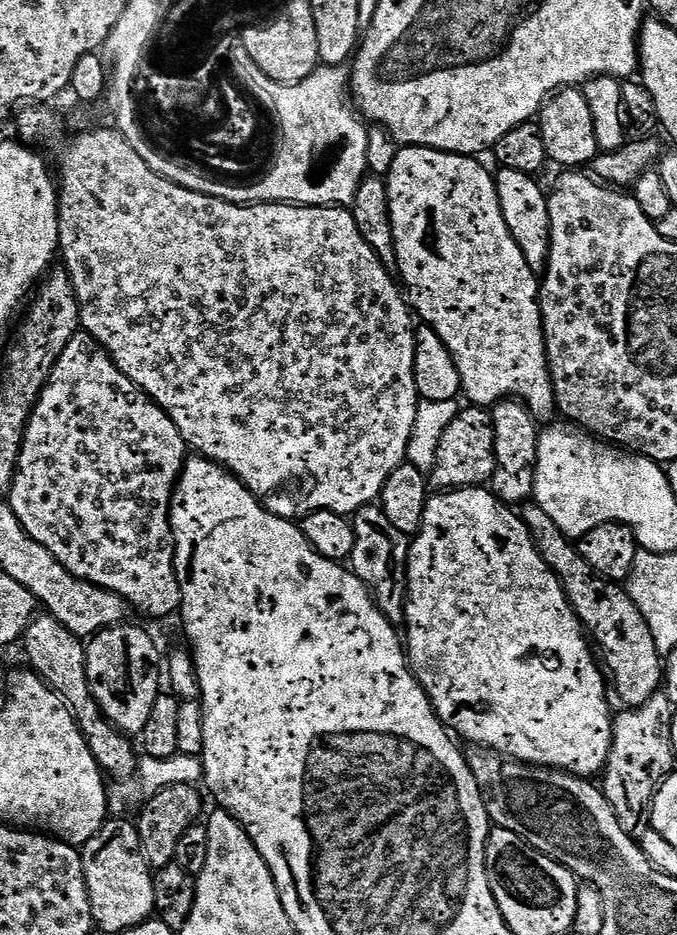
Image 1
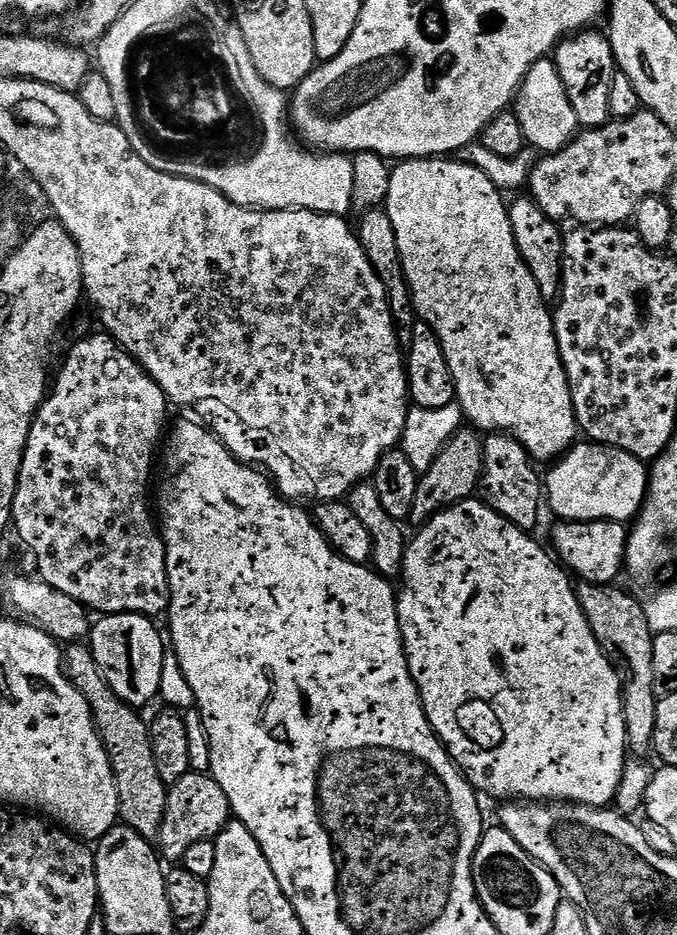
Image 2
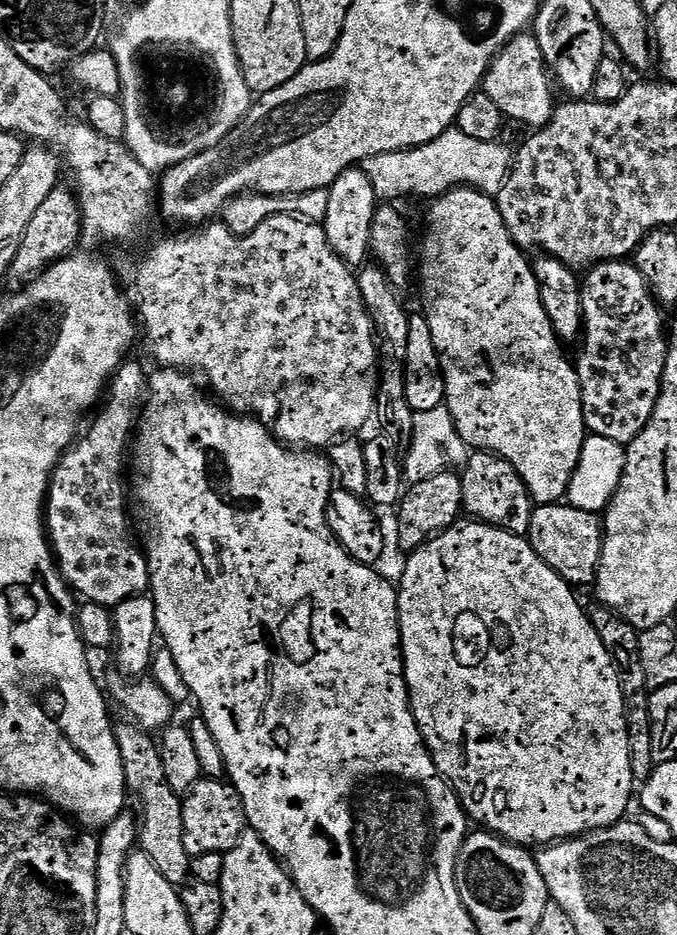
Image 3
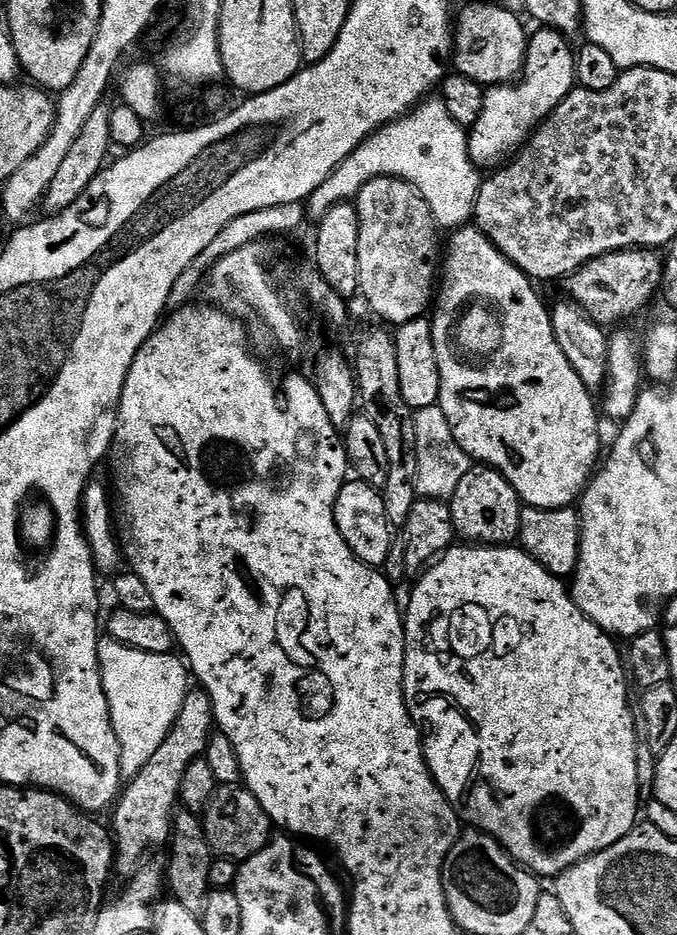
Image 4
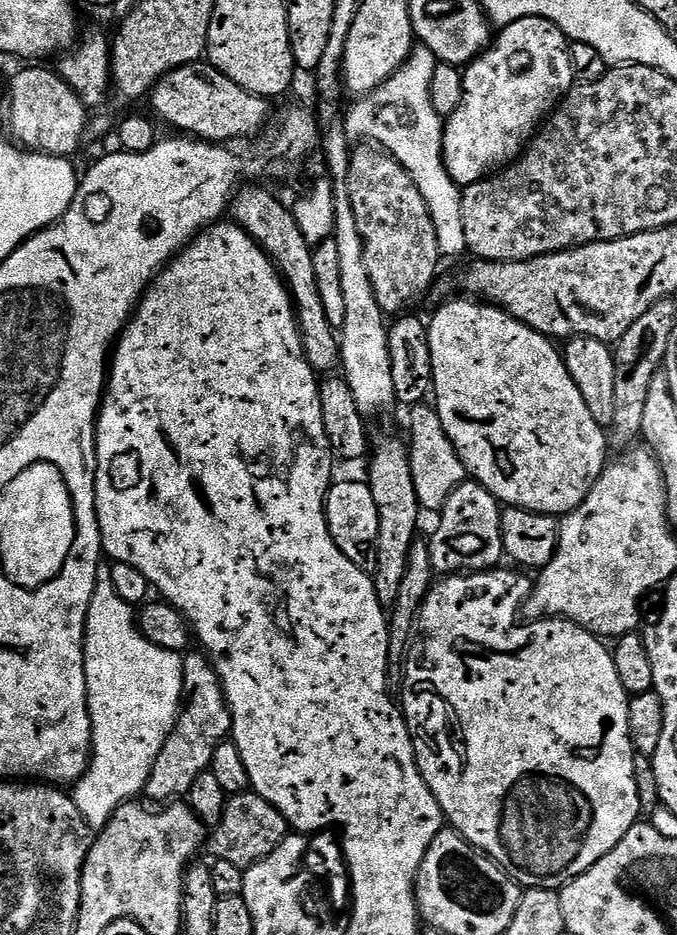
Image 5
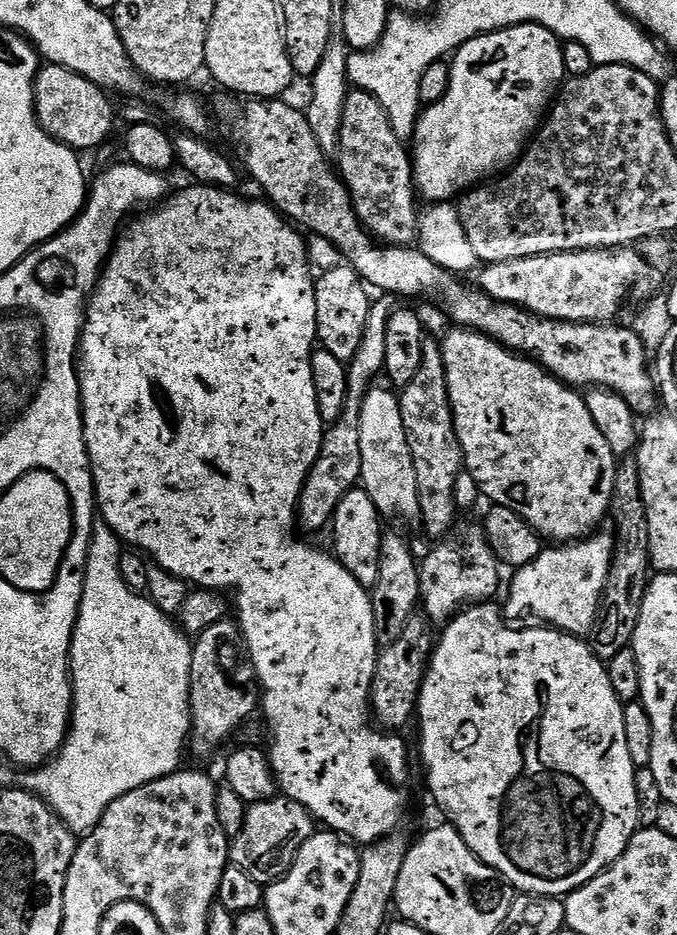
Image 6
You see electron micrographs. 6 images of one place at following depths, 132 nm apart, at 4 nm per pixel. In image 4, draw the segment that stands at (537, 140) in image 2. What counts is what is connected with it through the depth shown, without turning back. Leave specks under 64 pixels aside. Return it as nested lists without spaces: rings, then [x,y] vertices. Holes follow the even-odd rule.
[[[468,4],[454,20],[455,71],[485,86],[513,83],[524,70],[529,33],[508,8],[496,4]]]

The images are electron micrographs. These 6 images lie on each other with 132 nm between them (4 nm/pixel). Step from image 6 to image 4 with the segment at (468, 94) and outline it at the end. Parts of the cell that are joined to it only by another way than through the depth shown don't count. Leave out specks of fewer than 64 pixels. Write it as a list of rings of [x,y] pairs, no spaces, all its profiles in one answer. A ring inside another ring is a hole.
[[[541,27],[536,31],[540,32],[533,31],[528,38],[523,72],[515,82],[492,86],[485,91],[482,114],[478,114],[478,120],[468,132],[468,156],[481,170],[495,170],[515,156],[528,143],[529,136],[540,127],[541,122],[572,93],[573,88],[577,87],[576,54],[573,45],[568,45],[571,44],[569,37],[563,32],[555,32],[553,28]]]

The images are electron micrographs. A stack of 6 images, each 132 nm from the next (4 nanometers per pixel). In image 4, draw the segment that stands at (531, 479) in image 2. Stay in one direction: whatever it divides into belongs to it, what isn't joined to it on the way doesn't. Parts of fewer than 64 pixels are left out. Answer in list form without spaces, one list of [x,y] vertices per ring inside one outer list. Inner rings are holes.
[[[474,466],[458,482],[458,490],[450,497],[452,521],[457,537],[472,546],[508,546],[520,534],[520,496],[502,478],[500,472],[487,466]]]

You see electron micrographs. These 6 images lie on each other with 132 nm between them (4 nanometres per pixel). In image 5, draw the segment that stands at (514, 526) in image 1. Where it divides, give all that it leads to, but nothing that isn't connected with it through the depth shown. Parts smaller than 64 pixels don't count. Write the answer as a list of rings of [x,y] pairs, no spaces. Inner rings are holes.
[[[497,566],[486,572],[469,572],[467,574],[453,574],[443,577],[439,582],[433,583],[432,588],[428,591],[428,597],[424,599],[424,605],[420,607],[420,614],[416,617],[415,635],[420,635],[420,641],[411,645],[410,651],[406,656],[404,668],[404,700],[402,699],[402,711],[404,721],[408,724],[408,729],[412,735],[412,745],[416,751],[416,765],[422,774],[422,778],[426,782],[428,789],[434,794],[434,798],[438,802],[438,806],[444,812],[444,819],[455,831],[459,832],[469,844],[478,852],[483,852],[485,856],[495,862],[498,867],[503,868],[517,884],[525,889],[529,888],[550,888],[559,890],[565,884],[571,882],[574,878],[578,878],[586,870],[590,870],[590,866],[594,866],[594,862],[598,862],[602,858],[606,858],[606,854],[610,854],[610,850],[614,850],[614,846],[618,846],[618,842],[622,842],[622,838],[626,838],[626,834],[638,823],[642,813],[640,811],[640,803],[638,802],[638,786],[636,785],[636,775],[634,774],[634,762],[637,753],[632,747],[632,739],[630,738],[630,718],[628,717],[628,691],[622,686],[622,681],[618,678],[618,670],[614,670],[614,658],[612,657],[609,645],[601,637],[596,636],[593,632],[587,632],[582,626],[578,626],[569,620],[561,620],[559,618],[545,618],[542,620],[534,620],[524,622],[520,625],[516,621],[516,612],[523,609],[525,600],[532,594],[533,581],[527,580],[525,573],[520,570],[513,570],[511,567]]]

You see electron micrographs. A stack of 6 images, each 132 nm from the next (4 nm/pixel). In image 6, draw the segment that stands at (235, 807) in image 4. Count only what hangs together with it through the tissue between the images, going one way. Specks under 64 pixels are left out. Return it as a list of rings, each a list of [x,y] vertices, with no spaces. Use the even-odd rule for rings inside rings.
[[[280,794],[271,800],[260,800],[256,804],[249,807],[242,830],[237,836],[231,837],[230,840],[230,860],[233,865],[242,870],[246,870],[246,874],[250,874],[250,878],[263,881],[264,876],[271,877],[273,875],[271,864],[276,864],[284,855],[287,854],[288,848],[291,850],[299,849],[304,840],[310,835],[310,817],[300,804],[295,804],[287,796]]]

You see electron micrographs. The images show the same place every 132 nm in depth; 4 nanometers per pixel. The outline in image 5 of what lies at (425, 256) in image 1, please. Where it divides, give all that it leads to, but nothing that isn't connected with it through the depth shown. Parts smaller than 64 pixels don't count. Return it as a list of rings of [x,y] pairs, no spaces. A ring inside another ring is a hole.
[[[452,298],[441,303],[440,309],[433,314],[432,320],[427,321],[428,341],[430,342],[430,358],[432,359],[432,392],[434,393],[434,407],[458,458],[464,463],[465,473],[471,479],[477,480],[490,494],[494,494],[501,505],[510,508],[525,508],[527,512],[541,512],[547,516],[563,518],[590,494],[594,482],[604,473],[609,463],[610,440],[605,429],[598,422],[594,422],[594,414],[590,414],[590,406],[582,399],[582,394],[570,378],[570,374],[564,365],[564,357],[559,347],[555,348],[553,341],[540,332],[536,332],[530,326],[518,322],[515,318],[505,312],[503,308],[495,304],[481,302],[476,298]]]

